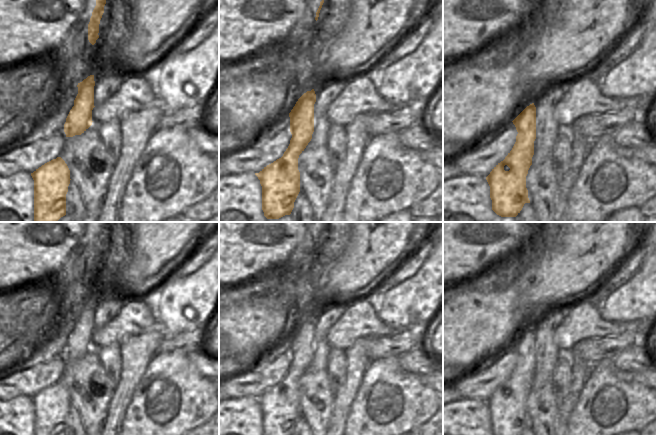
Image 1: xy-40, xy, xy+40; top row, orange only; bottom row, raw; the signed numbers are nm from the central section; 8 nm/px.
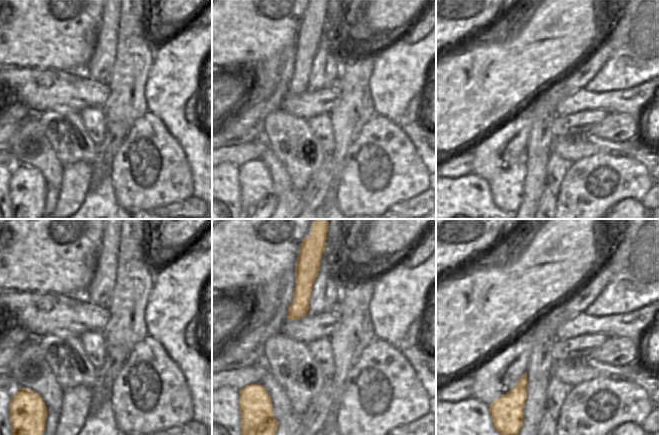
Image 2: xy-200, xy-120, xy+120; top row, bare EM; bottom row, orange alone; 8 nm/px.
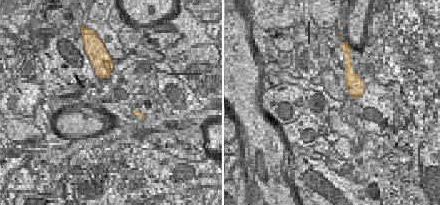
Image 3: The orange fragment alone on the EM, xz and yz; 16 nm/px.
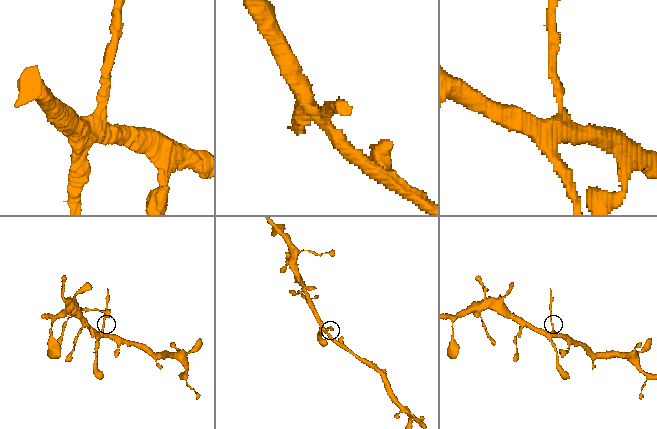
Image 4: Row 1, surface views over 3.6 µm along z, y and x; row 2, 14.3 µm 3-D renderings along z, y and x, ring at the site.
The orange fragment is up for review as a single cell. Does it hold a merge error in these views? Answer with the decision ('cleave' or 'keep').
cleave

